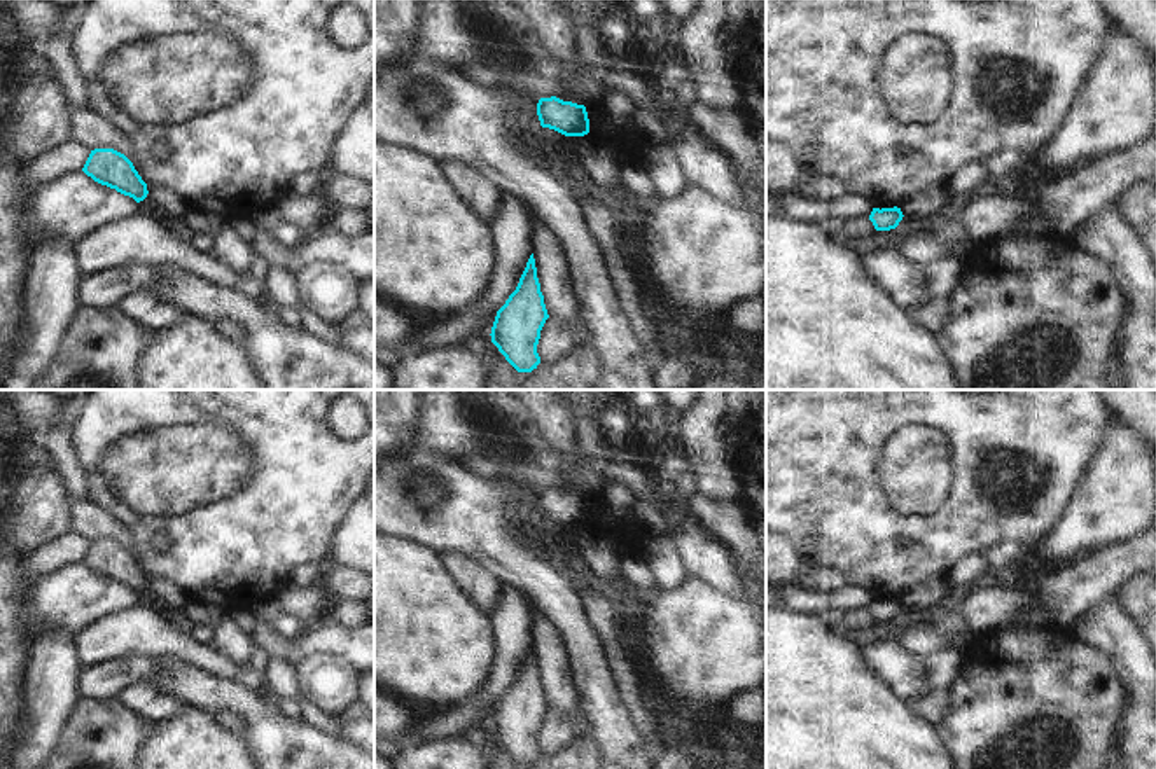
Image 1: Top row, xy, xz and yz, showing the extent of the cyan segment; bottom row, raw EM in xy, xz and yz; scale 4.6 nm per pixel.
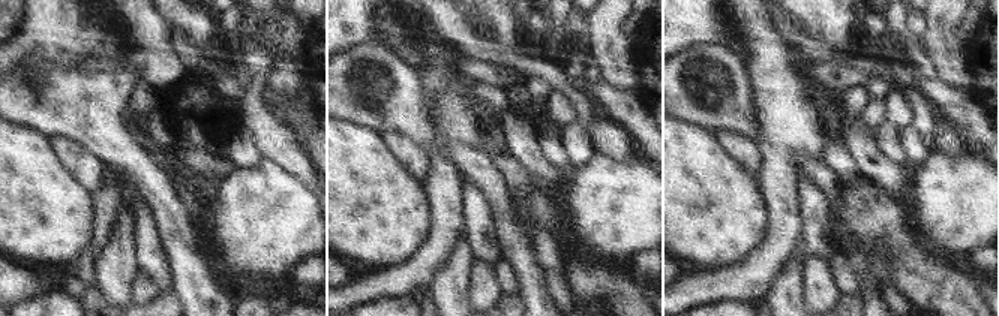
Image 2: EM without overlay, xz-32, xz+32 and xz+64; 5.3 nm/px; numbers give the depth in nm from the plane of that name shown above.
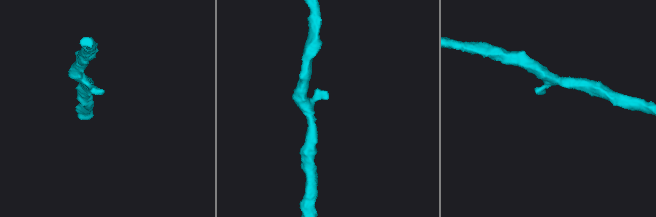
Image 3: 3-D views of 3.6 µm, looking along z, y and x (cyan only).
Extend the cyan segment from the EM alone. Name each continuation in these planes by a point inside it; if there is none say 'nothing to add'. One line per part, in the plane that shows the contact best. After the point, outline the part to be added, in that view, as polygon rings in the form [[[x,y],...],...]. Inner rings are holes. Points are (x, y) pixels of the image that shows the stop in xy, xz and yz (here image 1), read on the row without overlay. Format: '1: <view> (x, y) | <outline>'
nothing to add

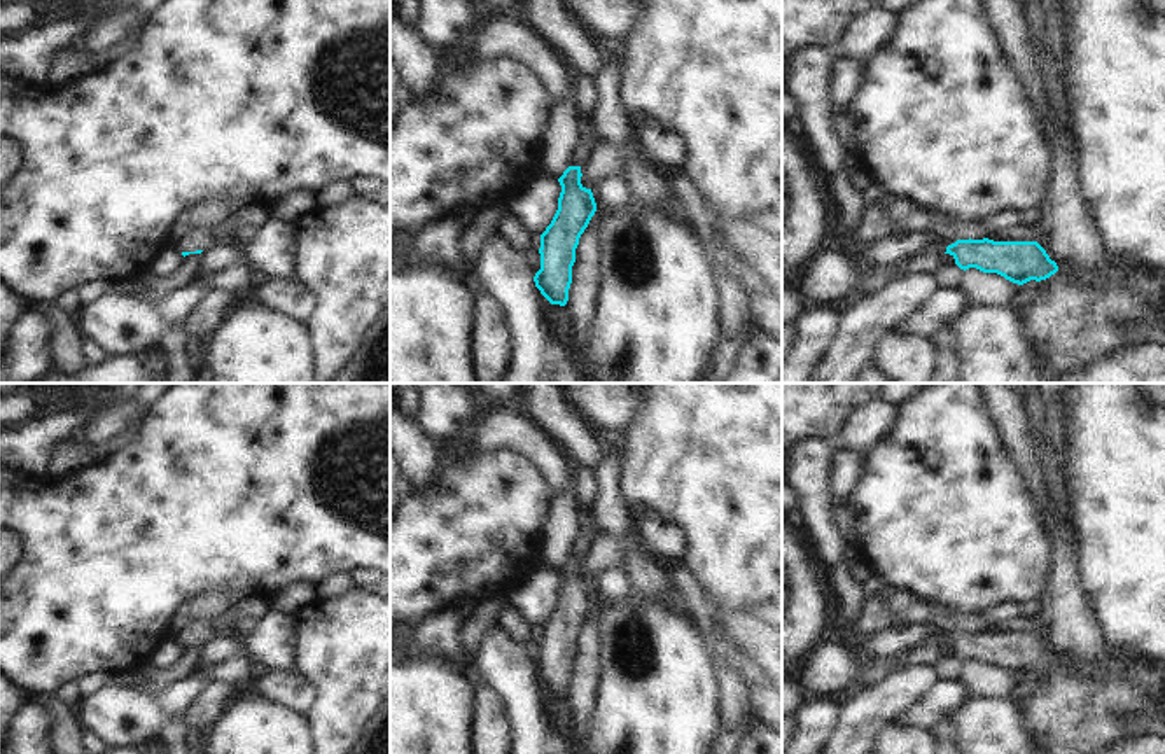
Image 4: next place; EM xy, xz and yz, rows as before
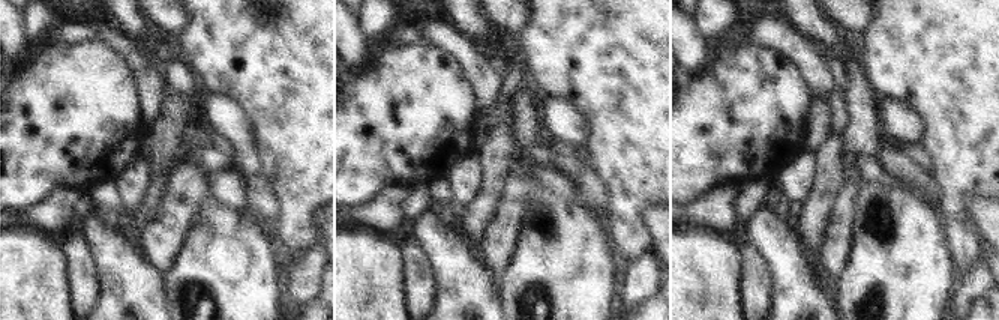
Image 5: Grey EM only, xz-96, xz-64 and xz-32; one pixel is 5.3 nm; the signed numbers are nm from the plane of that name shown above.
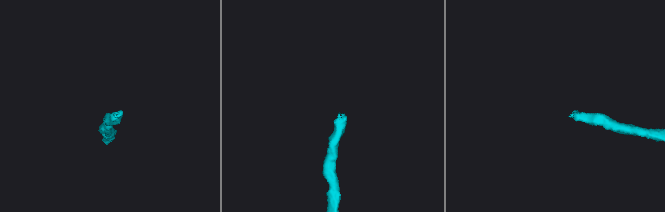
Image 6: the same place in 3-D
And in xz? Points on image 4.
nothing to add

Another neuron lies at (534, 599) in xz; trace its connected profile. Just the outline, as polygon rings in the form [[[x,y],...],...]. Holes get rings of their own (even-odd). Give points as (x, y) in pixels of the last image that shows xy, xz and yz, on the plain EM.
[[[539,569],[514,588],[509,604],[532,628],[541,628],[558,602],[560,584],[558,570]]]

